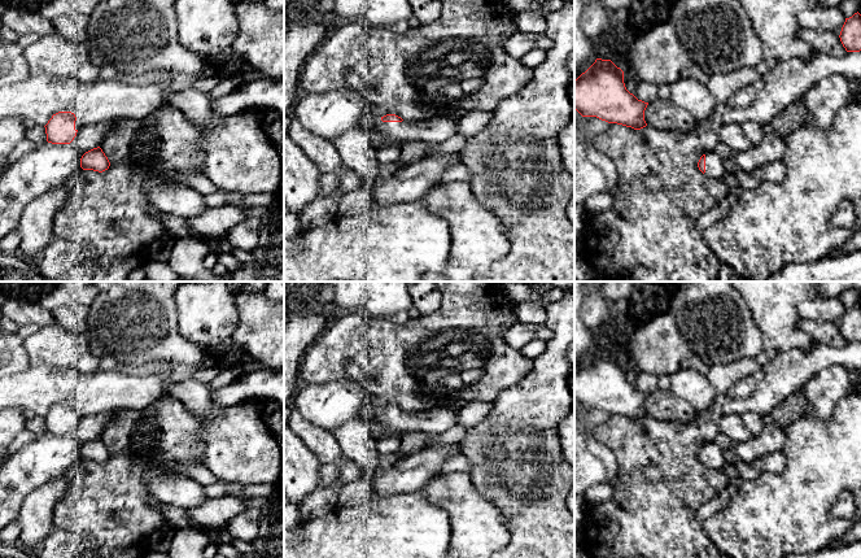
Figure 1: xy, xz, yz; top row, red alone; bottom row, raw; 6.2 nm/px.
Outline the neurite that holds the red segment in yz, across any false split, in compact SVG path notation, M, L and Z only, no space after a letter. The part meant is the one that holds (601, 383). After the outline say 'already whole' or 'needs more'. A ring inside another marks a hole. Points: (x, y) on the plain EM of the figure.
M596 349L574 371L574 401L582 407L641 420L647 417L647 396L626 380L624 362L611 350Z; already whole

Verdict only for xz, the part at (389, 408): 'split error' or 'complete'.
split error

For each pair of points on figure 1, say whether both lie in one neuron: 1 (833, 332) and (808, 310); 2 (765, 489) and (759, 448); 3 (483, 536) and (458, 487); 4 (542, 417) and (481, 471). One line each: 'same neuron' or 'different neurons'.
1: different neurons
2: different neurons
3: same neuron
4: same neuron

